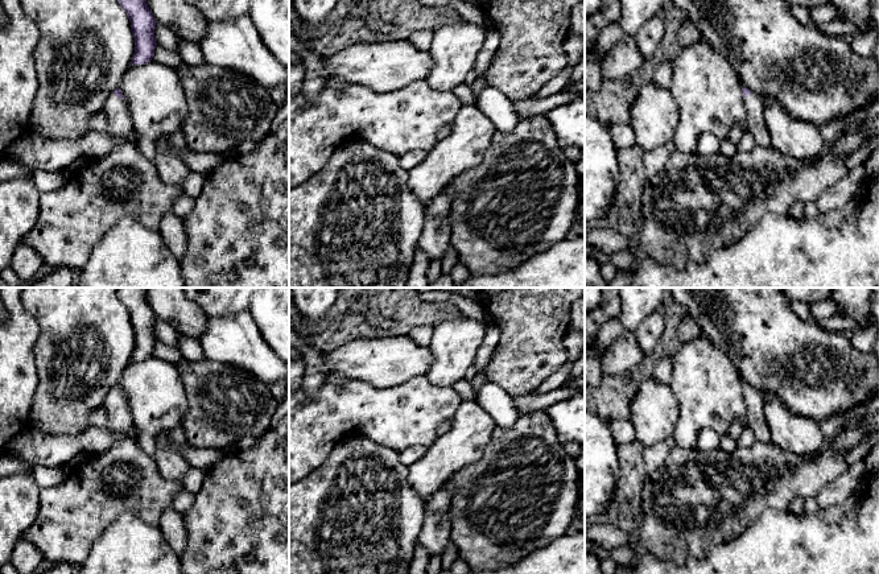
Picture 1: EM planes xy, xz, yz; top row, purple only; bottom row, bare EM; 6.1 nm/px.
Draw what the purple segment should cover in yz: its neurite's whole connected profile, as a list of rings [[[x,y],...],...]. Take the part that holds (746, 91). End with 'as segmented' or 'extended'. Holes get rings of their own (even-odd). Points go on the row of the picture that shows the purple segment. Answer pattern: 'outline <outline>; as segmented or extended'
outline [[[742,87],[746,107],[746,128],[752,135],[756,145],[772,149],[771,137],[764,121],[764,107],[762,99],[750,88]]]; extended

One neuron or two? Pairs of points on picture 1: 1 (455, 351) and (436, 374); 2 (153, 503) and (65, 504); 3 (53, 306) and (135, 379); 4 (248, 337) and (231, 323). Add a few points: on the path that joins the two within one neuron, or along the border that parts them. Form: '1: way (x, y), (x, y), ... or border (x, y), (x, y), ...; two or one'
1: way (452, 356), (441, 368); one
2: way (131, 503), (87, 503); one
3: border (132, 362), (118, 382); two
4: way (244, 337), (235, 327); one

